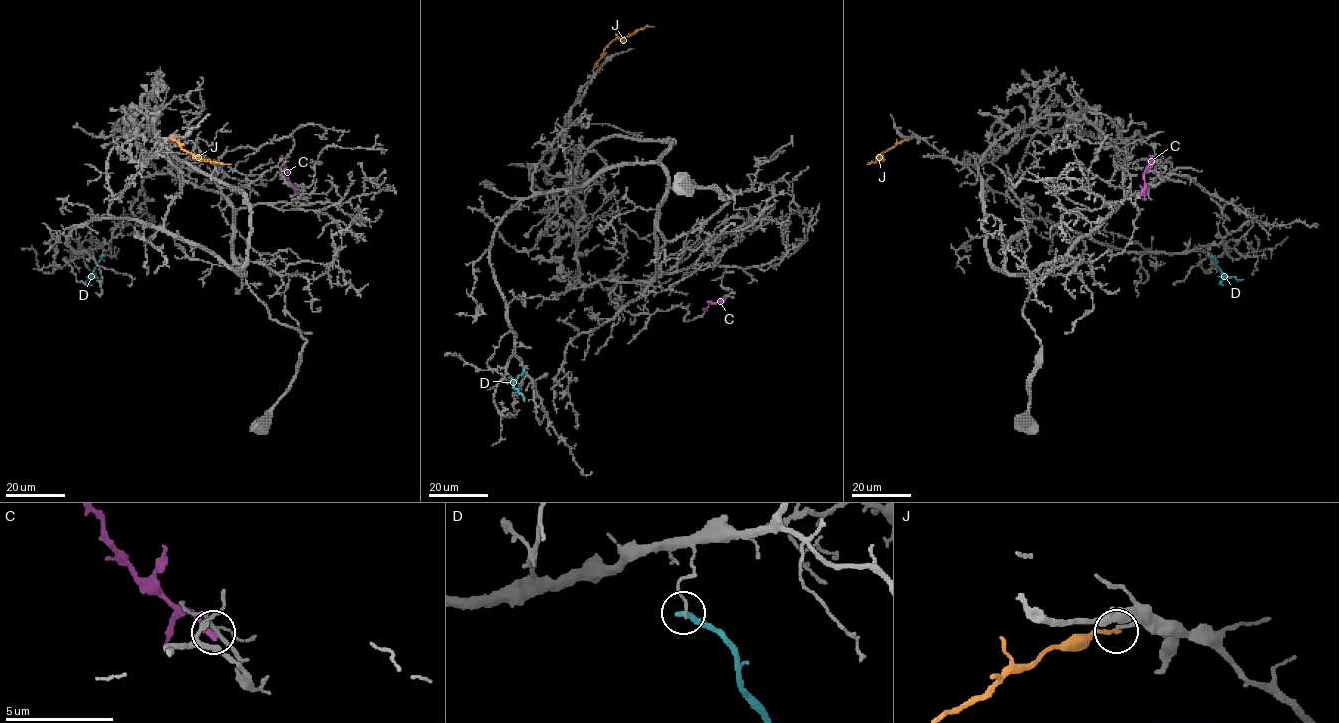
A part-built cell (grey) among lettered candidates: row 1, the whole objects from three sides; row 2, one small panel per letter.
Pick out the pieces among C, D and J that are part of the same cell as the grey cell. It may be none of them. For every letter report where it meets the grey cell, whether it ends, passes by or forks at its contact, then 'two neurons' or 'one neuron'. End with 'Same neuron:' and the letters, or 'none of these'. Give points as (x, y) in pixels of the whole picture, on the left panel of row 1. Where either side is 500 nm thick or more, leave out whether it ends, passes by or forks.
C: contact (304, 197); it ends; two neurons
D: contact (103, 255); it ends; two neurons
J: contact (170, 138); it ends; two neurons
Same neuron: none of these

